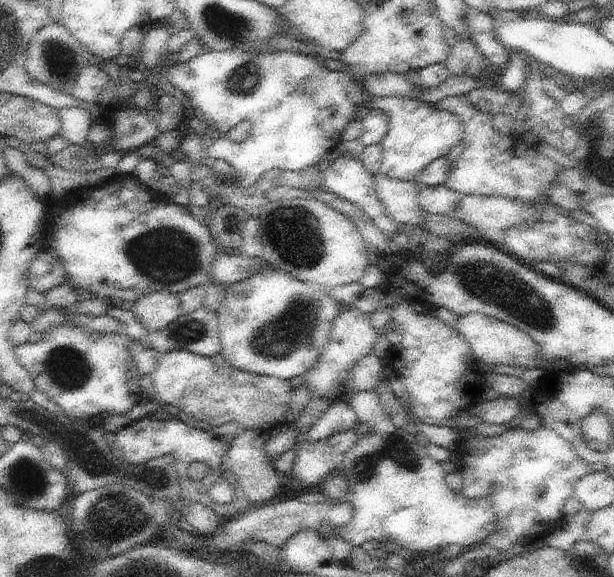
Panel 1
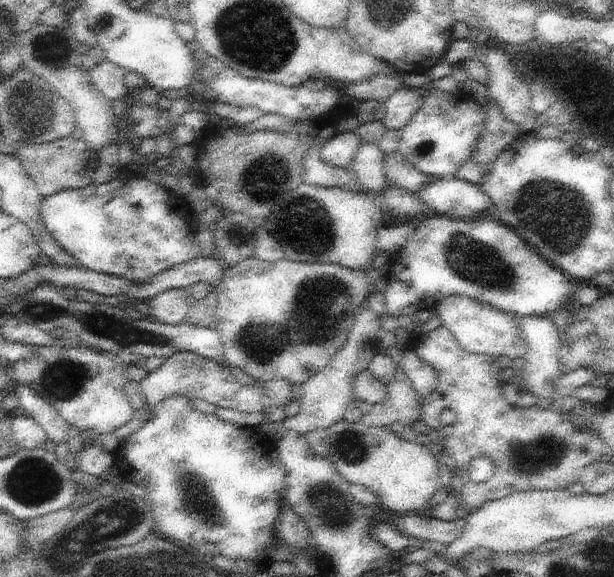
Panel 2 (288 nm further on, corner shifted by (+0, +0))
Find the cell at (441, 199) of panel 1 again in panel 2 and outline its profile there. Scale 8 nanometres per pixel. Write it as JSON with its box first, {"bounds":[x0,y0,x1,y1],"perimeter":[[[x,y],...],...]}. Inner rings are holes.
{"bounds":[385,150,433,192],"perimeter":[[[397,150],[395,154],[385,156],[385,176],[387,182],[393,186],[401,186],[407,192],[419,192],[427,182],[431,182],[433,178],[427,174],[421,174],[413,164],[409,164],[403,154]]]}

